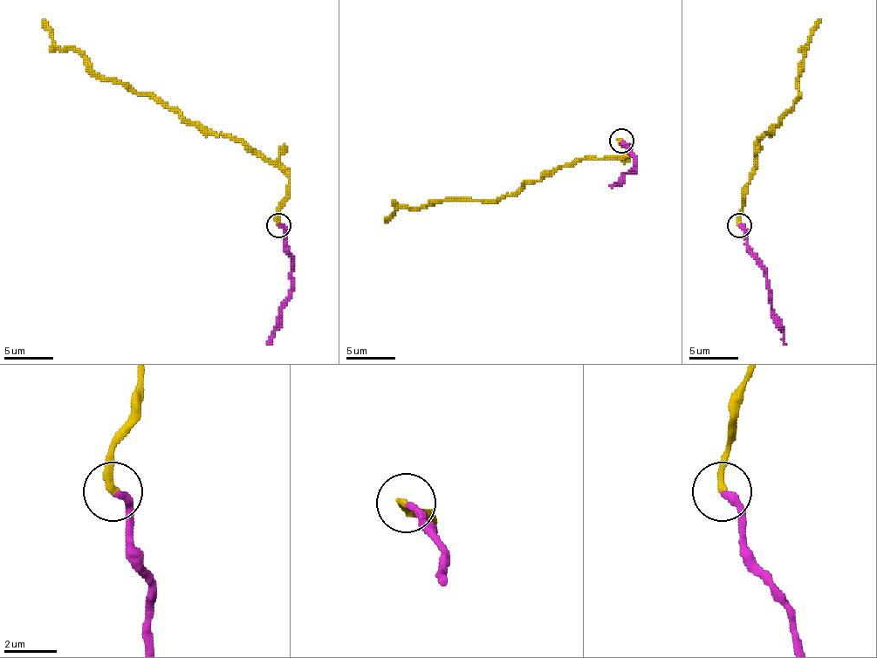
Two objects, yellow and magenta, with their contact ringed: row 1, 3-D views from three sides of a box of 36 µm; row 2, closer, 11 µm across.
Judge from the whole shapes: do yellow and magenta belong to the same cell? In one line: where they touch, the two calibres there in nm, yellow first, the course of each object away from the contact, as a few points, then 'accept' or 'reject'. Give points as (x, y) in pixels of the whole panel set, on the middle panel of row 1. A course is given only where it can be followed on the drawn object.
place (621, 140); calibres 280 and 280 nm; course yellow (621, 141), (631, 148), (626, 156), (578, 159), (495, 200), (431, 200), (419, 208), (400, 208), (385, 222); course magenta (621, 141), (633, 156), (633, 171), (609, 185); accept

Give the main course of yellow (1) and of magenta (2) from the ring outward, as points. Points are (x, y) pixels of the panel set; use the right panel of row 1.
1: (740, 224), (747, 183), (754, 173), (757, 141), (788, 112), (798, 98), (798, 64), (812, 27), (820, 19)
2: (740, 224), (744, 229), (747, 251), (764, 270), (769, 298), (784, 344)

